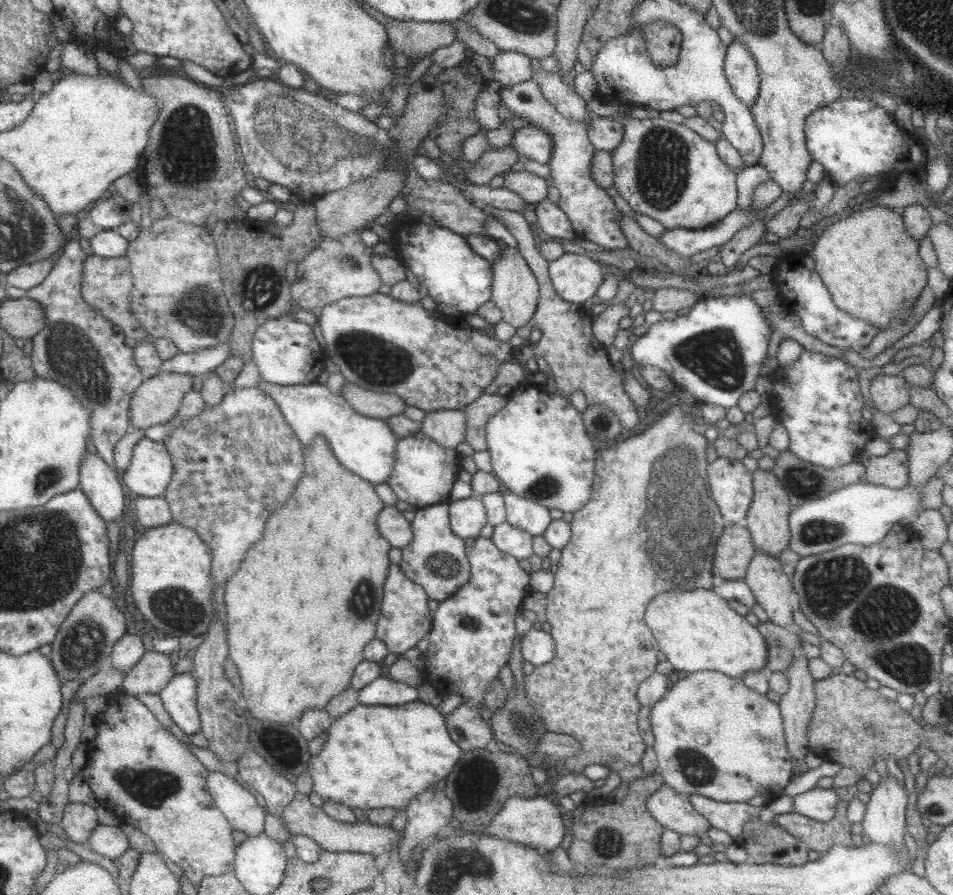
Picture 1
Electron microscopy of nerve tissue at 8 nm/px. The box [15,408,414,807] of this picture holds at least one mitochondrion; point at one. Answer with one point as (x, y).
(246, 476)

